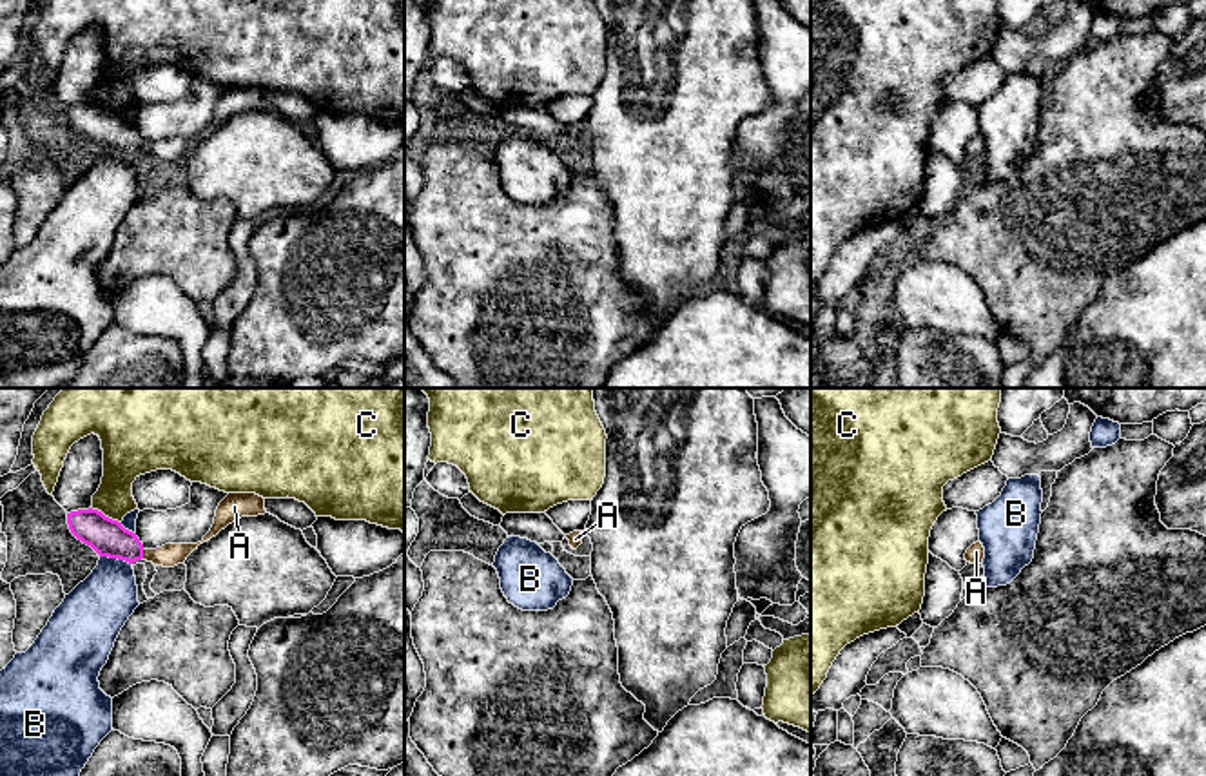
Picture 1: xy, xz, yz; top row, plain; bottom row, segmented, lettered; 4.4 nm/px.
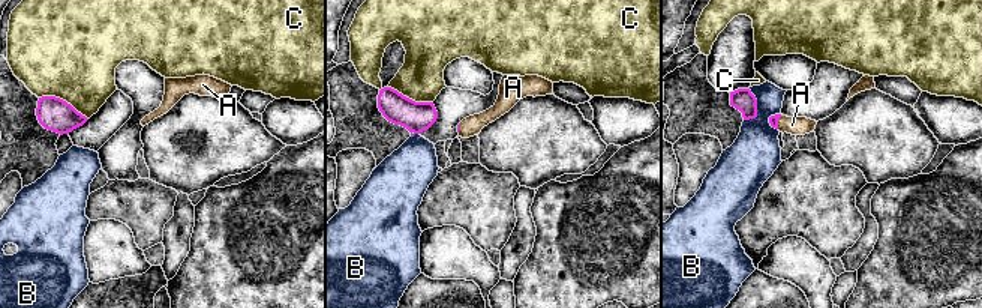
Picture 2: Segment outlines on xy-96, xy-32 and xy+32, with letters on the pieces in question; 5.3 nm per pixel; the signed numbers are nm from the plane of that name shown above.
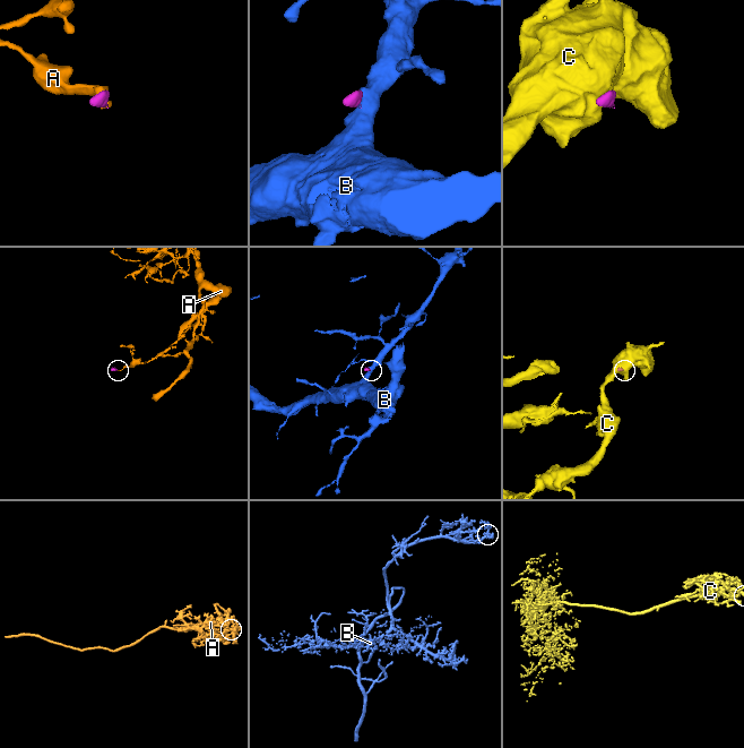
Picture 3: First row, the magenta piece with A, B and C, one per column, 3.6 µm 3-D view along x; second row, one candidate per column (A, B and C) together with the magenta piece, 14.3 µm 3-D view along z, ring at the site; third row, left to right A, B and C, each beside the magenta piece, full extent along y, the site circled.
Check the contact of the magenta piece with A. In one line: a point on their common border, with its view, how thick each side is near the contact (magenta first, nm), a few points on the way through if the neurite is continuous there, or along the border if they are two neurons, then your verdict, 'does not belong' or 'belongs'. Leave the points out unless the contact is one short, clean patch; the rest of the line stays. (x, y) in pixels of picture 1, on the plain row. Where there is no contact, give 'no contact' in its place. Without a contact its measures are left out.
contact xy (142, 147); calibres 170 and 110 nm; way xy (107, 131), (142, 147), (169, 149); belongs

